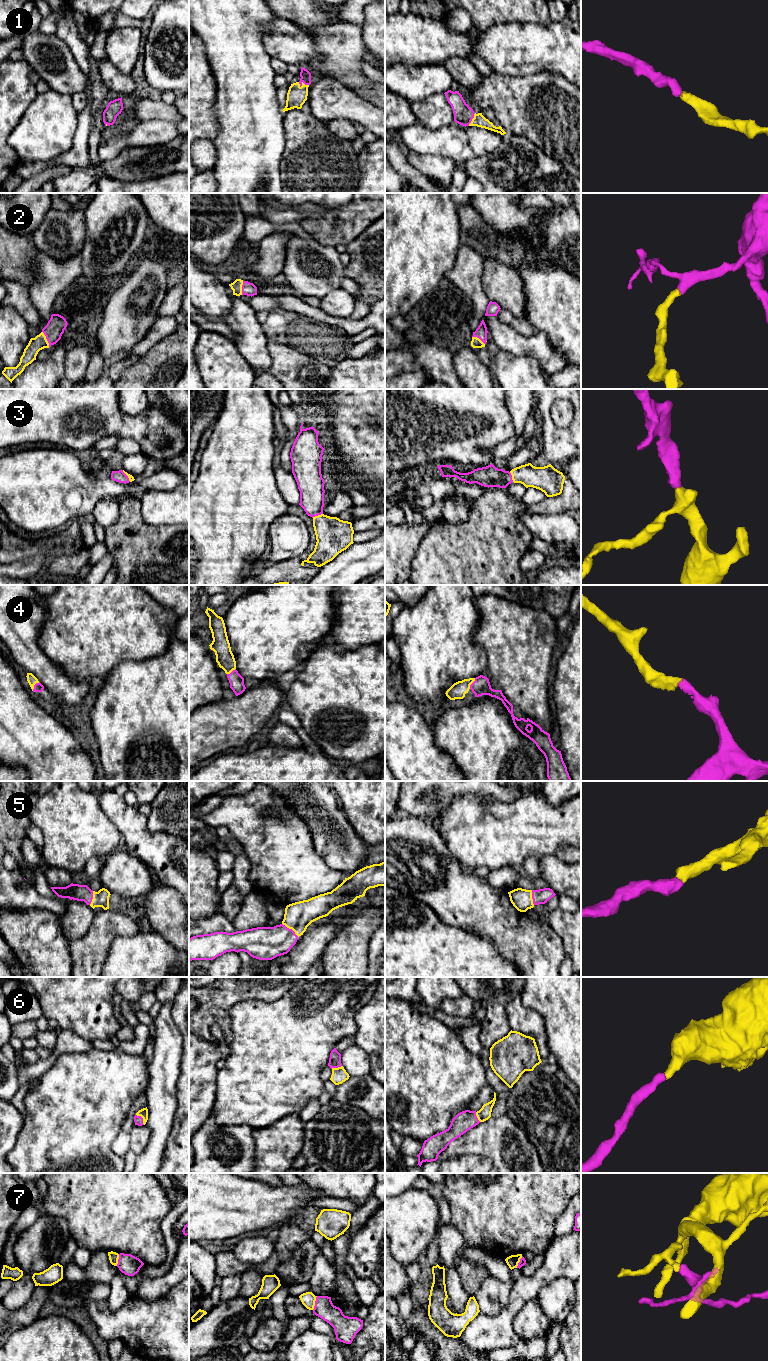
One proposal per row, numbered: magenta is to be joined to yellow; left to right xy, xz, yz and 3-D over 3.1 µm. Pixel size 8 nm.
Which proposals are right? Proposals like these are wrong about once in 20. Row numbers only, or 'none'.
1, 2, 3, 4, 5, 6

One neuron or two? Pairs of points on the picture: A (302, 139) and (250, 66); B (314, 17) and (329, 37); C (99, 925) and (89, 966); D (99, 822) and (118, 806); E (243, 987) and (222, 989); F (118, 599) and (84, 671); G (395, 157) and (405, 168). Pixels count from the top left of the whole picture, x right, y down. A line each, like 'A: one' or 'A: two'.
A: two
B: two
C: one
D: two
E: one
F: one
G: one

